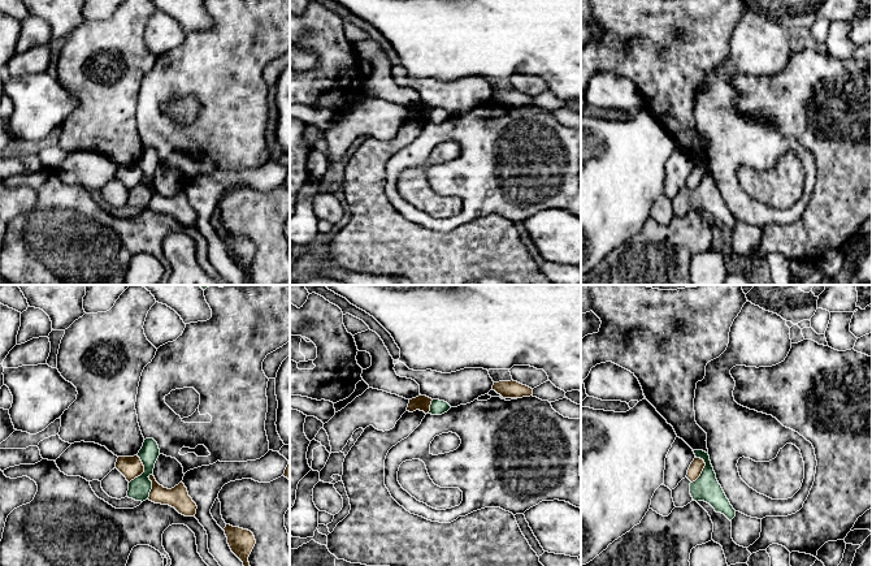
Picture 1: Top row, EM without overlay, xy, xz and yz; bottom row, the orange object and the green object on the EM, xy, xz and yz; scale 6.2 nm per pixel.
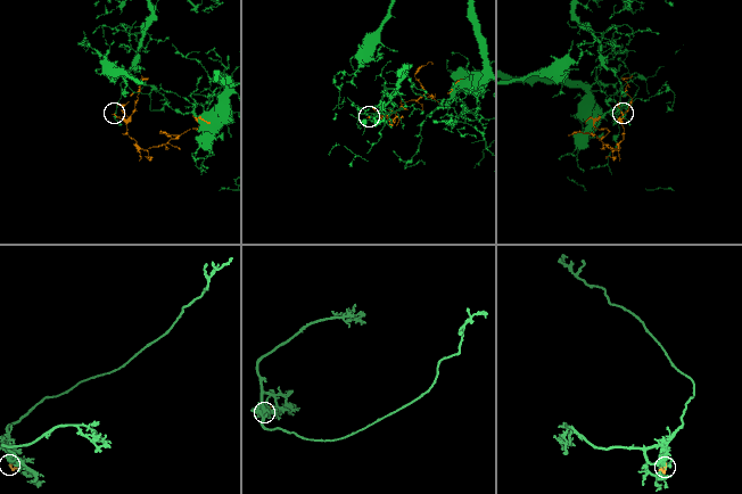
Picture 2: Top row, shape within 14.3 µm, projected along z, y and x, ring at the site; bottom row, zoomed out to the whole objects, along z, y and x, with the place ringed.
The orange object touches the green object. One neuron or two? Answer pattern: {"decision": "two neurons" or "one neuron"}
{"decision": "two neurons"}

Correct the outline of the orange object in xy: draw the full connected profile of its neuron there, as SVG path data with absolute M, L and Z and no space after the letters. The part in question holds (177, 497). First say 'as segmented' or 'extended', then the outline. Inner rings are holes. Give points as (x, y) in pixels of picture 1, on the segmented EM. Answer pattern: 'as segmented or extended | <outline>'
as segmented | M149 475L148 478L152 481L152 489L148 497L149 501L169 505L185 517L195 517L198 506L188 496L187 488L183 483L168 489L160 485L153 475Z

